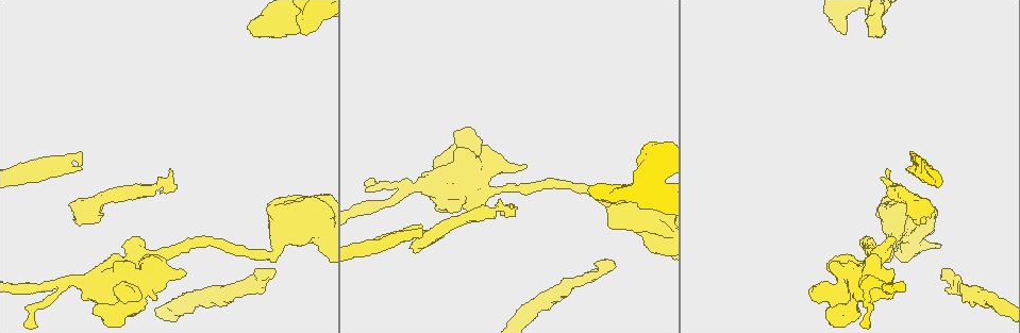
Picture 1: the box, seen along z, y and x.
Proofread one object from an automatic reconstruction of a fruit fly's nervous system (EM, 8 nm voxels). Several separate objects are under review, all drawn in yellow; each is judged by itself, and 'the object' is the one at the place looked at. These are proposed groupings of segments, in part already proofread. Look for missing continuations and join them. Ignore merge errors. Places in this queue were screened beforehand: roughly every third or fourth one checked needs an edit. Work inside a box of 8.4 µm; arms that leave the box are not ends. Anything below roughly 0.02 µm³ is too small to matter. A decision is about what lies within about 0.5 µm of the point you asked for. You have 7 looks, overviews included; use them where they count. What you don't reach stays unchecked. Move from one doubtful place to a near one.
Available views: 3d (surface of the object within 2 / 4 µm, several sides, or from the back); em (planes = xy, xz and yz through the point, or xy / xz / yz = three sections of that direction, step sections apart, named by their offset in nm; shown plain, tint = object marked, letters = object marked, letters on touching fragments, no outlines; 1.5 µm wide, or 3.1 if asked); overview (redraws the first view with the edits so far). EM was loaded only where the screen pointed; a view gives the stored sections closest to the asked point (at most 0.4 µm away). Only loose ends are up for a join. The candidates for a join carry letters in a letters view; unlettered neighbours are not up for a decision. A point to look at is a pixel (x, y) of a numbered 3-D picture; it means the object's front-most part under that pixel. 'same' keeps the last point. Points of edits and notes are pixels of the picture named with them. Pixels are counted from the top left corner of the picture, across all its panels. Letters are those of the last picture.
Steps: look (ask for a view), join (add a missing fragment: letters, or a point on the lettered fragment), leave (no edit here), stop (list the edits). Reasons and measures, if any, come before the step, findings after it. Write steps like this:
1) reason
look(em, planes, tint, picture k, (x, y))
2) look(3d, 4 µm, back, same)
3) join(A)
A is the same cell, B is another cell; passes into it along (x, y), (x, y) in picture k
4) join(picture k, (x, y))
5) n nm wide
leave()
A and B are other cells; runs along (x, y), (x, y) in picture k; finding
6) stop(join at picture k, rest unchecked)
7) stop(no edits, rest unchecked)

free end
look(3d, 2 µm, picture 1, (909, 154))

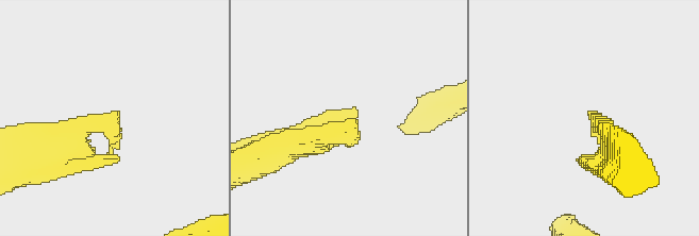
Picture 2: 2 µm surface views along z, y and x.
shape alone is not enough
look(em, xy, step 4, tint, picture 2, (116, 111))

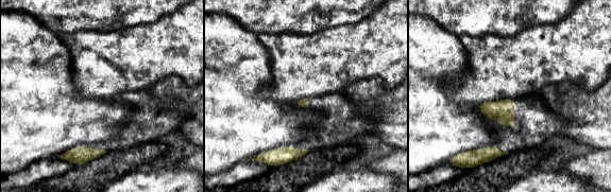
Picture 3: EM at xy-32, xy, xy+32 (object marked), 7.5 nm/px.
look(em, planes, letters, same)

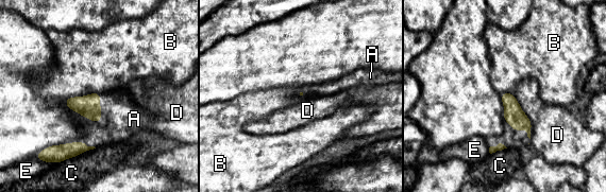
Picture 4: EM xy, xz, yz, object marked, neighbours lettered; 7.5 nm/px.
join(A)
A is the same cell, B, C, D and E are other cells; it goes on there

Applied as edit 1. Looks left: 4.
look(overview)

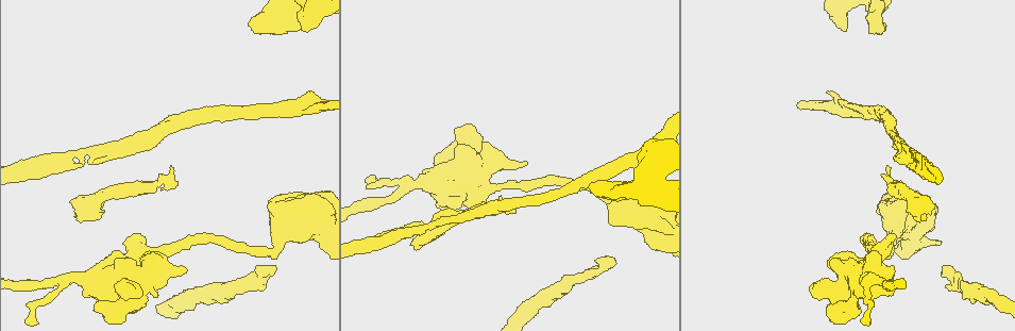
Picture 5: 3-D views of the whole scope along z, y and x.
an open end
look(3d, 2 µm, picture 5, (612, 262))

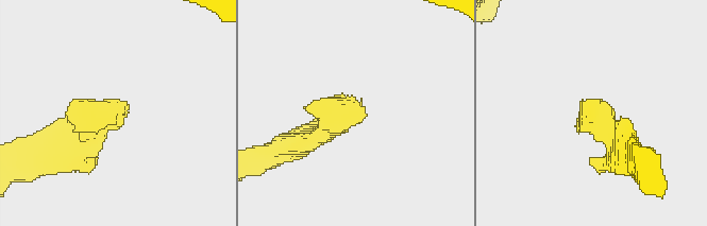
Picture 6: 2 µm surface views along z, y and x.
shape alone is not enough
look(em, planes, letters, picture 6, (121, 122))

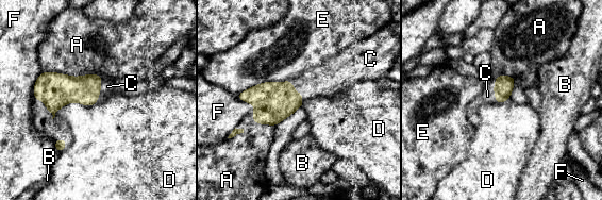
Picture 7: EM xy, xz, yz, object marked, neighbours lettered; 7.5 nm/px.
A touches over 460 nm
join(C)
C is the same cell, A, B, D, E and F are other cells; the neuron continues

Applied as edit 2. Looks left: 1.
stop(join at picture 4, join at picture 7, rest unchecked)

